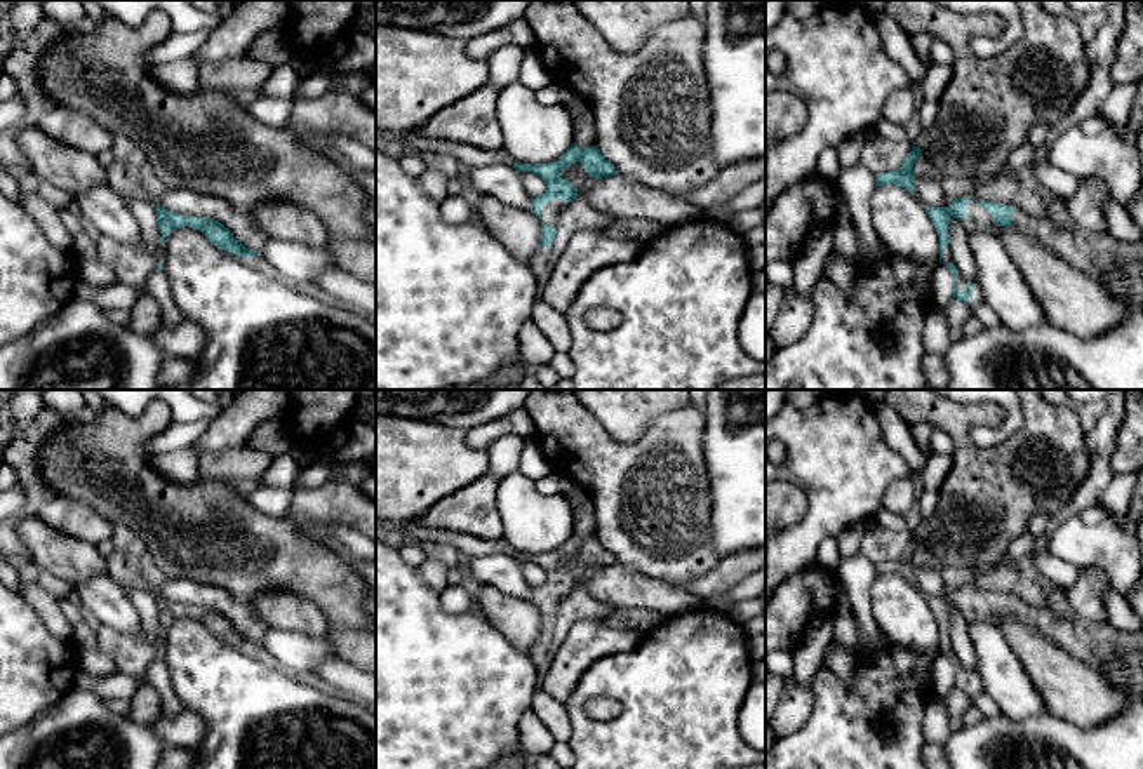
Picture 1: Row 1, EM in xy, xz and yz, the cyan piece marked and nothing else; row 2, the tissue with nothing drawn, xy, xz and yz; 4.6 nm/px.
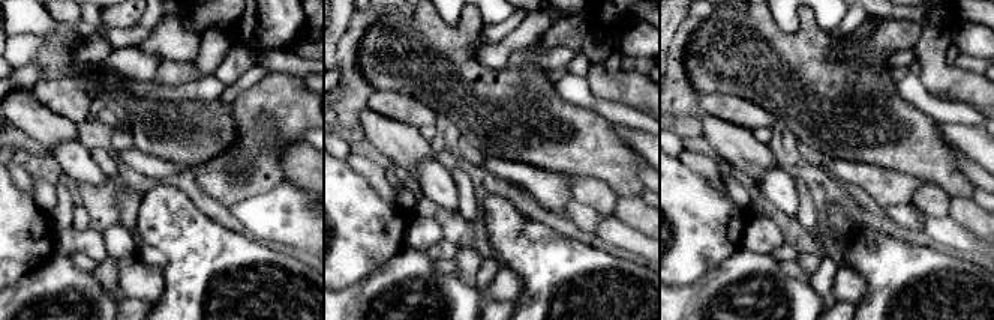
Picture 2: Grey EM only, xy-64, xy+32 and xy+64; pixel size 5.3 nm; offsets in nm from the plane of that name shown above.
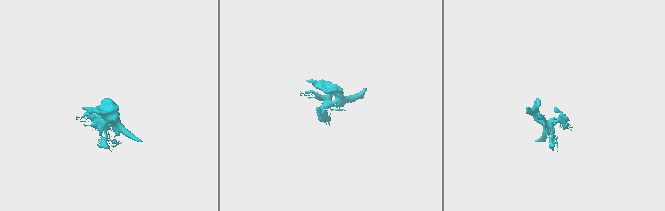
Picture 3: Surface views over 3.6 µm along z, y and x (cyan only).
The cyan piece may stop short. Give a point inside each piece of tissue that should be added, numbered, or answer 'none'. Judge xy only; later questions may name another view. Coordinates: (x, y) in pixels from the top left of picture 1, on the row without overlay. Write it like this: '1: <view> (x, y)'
1: xy (258, 653)

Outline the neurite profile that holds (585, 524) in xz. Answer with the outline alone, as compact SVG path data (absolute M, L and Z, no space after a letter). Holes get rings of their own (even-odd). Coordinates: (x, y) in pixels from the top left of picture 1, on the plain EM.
M562 475L560 498L567 499L572 506L574 532L579 538L597 536L598 524L595 518L595 503L592 501L590 492L569 477Z

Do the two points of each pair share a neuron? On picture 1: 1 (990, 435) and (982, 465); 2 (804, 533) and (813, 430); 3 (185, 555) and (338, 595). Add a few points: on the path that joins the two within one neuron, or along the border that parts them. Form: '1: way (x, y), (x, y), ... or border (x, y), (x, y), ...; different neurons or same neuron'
1: border (1022, 425), (994, 446), (976, 446), (968, 435); different neurons
2: way (818, 507), (818, 456); same neuron
3: way (223, 555), (277, 555), (300, 564); same neuron

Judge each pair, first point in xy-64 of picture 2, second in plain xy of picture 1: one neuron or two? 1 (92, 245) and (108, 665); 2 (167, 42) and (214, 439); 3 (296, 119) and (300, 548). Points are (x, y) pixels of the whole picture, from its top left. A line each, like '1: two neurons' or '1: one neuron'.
1: two neurons
2: two neurons
3: two neurons

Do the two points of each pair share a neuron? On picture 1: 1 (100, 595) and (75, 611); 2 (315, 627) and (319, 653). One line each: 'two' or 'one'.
1: two
2: two

